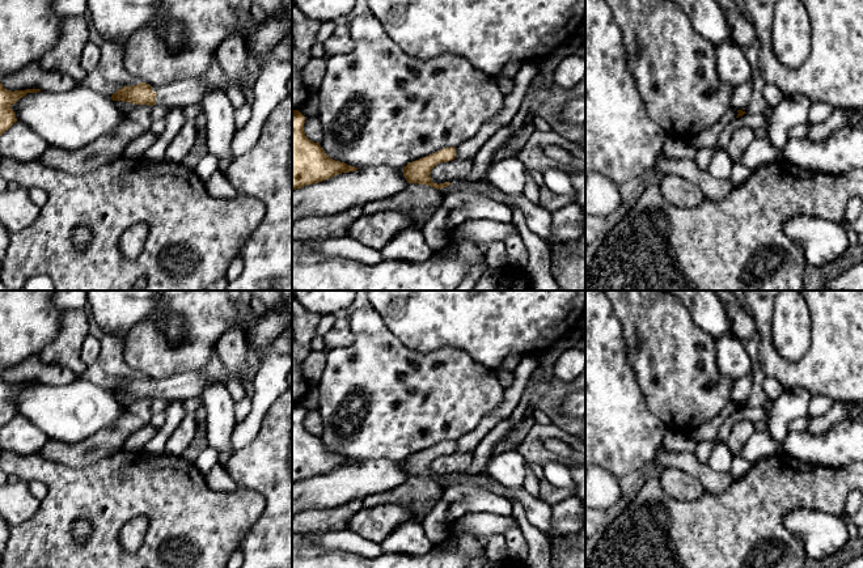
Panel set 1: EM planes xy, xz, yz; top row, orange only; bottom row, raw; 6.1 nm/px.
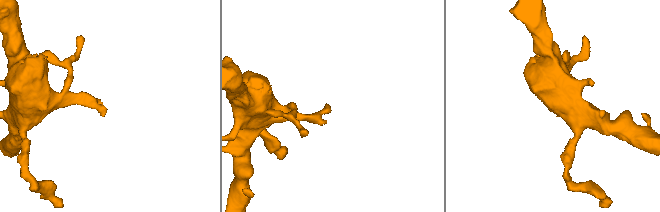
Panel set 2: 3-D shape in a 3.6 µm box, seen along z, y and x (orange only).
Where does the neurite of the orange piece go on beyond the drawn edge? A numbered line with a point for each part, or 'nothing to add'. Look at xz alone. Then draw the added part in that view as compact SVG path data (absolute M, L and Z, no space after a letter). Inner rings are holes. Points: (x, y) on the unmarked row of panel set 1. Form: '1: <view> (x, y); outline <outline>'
1: xz (538, 513); outline M468 472L450 474L449 479L439 482L439 484L445 487L464 483L474 483L478 487L503 497L515 497L524 506L525 516L529 524L538 529L542 534L545 534L550 541L553 541L557 537L566 535L557 534L553 531L551 508L542 500L529 495L524 487L520 488L505 487L498 483L496 480L486 478L481 474L471 475Z

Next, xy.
1: xy (182, 386); outline M198 370L178 373L164 380L152 380L152 383L157 386L156 398L164 400L196 398L207 386L216 382L225 385L221 380L203 377Z

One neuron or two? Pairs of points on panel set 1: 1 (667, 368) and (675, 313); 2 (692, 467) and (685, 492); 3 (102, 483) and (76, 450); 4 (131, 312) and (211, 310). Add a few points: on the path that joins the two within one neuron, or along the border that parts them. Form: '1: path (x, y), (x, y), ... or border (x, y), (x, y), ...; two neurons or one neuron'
1: path (667, 355), (667, 326); one neuron
2: border (664, 466), (676, 466), (692, 474), (705, 490); two neurons
3: border (115, 452), (84, 466), (58, 463); two neurons
4: border (166, 304), (181, 316), (185, 323), (186, 338); two neurons

